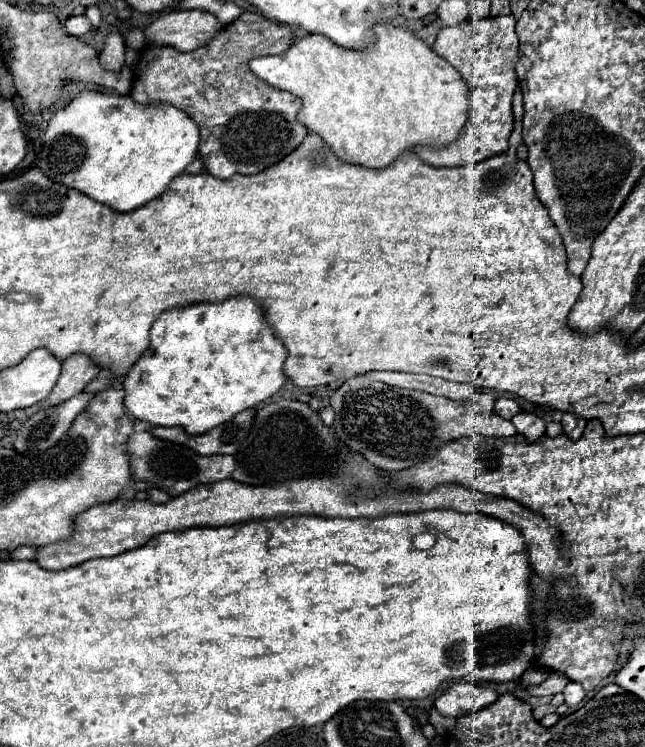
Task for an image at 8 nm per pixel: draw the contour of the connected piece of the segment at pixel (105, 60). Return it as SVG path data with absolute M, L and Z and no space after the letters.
M114 32L114 34L108 34L106 40L104 40L104 48L100 50L98 58L100 58L100 64L106 68L106 70L114 70L118 72L124 64L124 38Z

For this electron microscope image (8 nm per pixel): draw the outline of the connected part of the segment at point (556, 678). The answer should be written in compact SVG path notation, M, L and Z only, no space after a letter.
M552 672L548 676L548 680L544 680L540 686L532 686L532 688L526 688L526 690L532 692L534 696L552 696L552 694L562 692L568 684L570 684L568 676L564 676L560 672Z

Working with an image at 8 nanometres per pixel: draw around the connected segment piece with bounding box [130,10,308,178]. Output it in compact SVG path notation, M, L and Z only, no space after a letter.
M246 10L204 48L178 52L172 46L144 44L134 68L130 96L136 102L168 102L186 112L200 128L200 158L212 176L258 174L288 156L308 134L306 126L296 120L300 98L266 84L248 68L248 60L278 55L290 44L292 32L286 24Z

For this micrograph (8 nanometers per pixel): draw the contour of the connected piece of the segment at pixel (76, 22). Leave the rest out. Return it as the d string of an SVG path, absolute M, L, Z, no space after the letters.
M70 16L66 20L64 28L70 36L84 36L84 34L90 32L90 22L88 22L86 16Z

